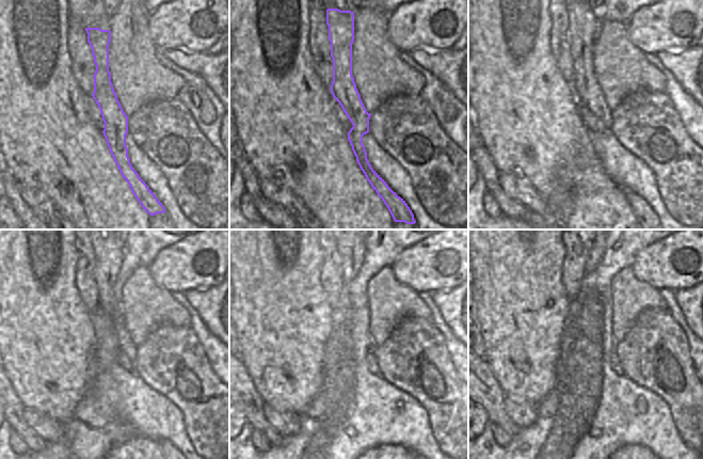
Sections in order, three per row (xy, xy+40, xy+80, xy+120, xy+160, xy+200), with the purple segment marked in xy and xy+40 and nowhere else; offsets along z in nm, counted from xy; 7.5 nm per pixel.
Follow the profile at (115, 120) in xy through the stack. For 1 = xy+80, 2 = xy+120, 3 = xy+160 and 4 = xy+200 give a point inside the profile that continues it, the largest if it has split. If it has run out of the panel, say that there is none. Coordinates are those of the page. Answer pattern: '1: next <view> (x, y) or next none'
1: next xy+80 (582, 20)
2: next xy+120 (109, 251)
3: next xy+160 (352, 251)
4: next xy+200 (593, 251)

